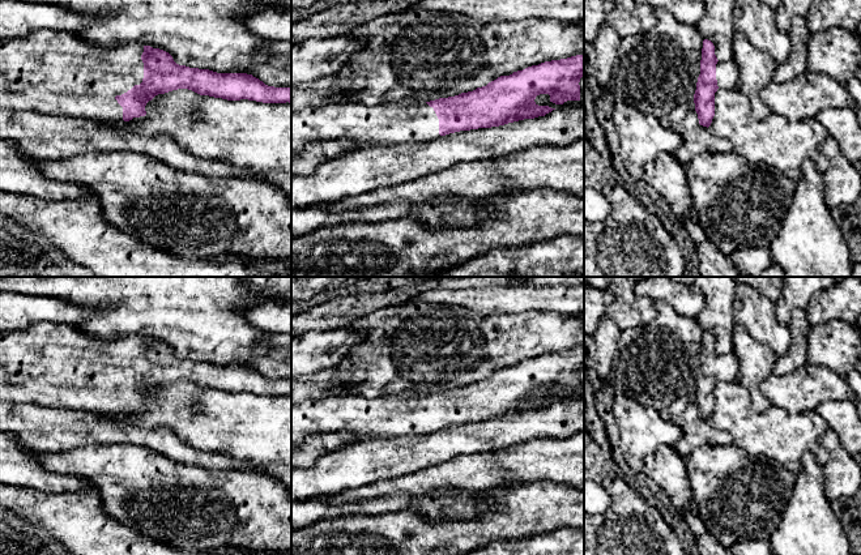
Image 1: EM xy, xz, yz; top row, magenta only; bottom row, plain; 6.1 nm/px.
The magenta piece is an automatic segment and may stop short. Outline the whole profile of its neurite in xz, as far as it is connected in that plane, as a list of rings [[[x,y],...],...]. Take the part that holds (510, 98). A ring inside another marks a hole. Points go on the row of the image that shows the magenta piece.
[[[584,56],[545,61],[500,76],[486,86],[455,97],[426,103],[401,99],[388,104],[331,103],[320,107],[303,107],[291,111],[291,157],[308,144],[348,140],[355,150],[362,148],[395,146],[434,141],[440,136],[460,131],[499,127],[508,123],[545,116],[555,108],[538,106],[534,99],[549,94],[550,102],[563,104],[580,101],[580,78],[584,76]]]

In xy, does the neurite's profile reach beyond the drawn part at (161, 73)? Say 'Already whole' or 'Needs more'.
Needs more

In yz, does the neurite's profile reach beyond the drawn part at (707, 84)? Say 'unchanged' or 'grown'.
grown

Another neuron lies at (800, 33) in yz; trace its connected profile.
[[[793,17],[789,30],[790,56],[785,63],[777,64],[773,73],[776,84],[788,82],[807,72],[806,57],[810,34],[806,17]]]

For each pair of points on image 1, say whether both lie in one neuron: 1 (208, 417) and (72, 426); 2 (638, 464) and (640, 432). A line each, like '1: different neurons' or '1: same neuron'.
1: different neurons
2: same neuron

